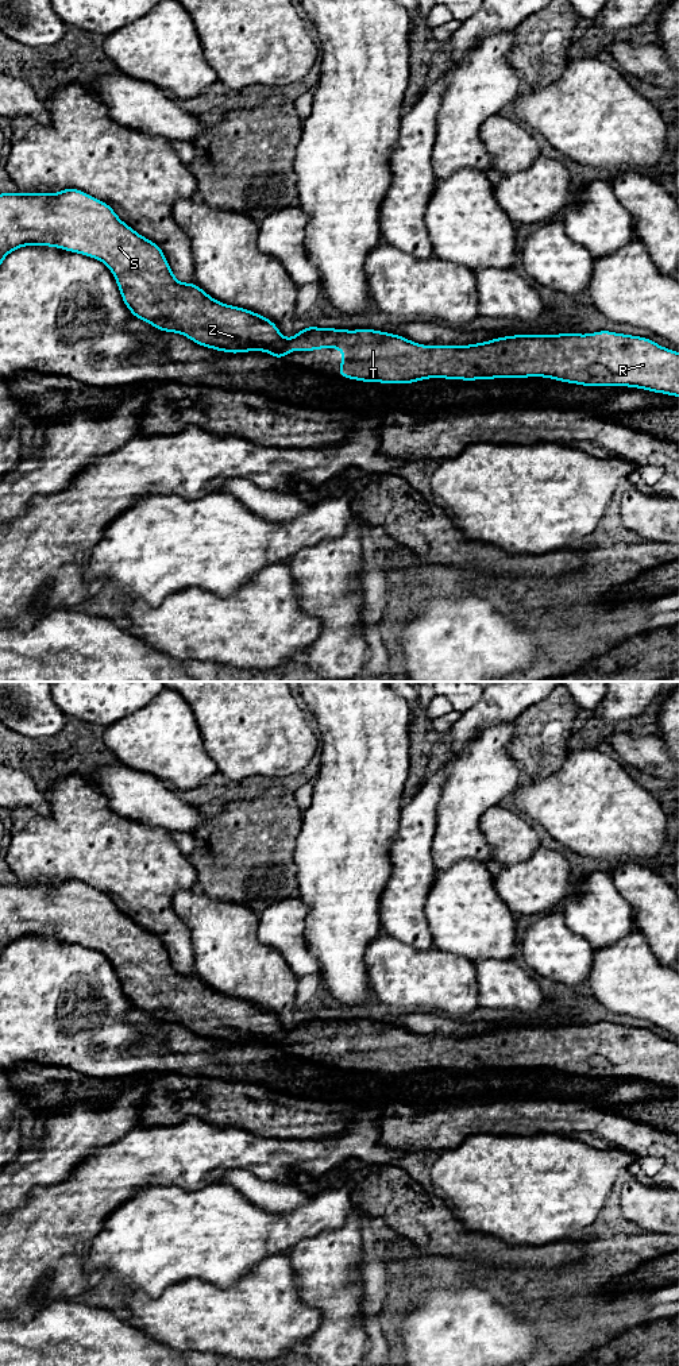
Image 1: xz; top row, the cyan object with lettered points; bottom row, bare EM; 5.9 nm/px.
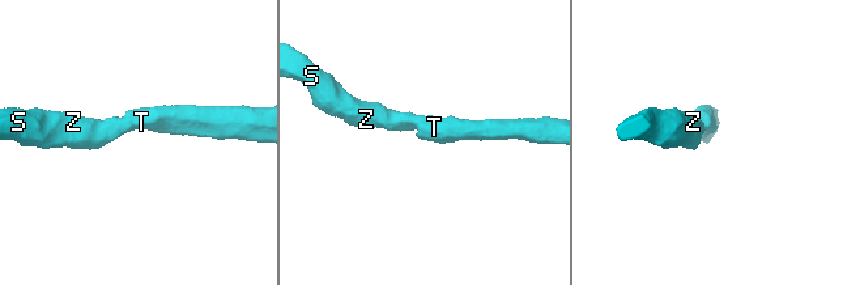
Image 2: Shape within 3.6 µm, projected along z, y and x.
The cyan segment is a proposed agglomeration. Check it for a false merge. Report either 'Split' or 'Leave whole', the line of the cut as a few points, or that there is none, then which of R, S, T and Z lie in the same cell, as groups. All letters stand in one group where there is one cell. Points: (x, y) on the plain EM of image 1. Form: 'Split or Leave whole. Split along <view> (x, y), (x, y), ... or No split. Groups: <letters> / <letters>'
Leave whole. No split. Groups: R S T Z

